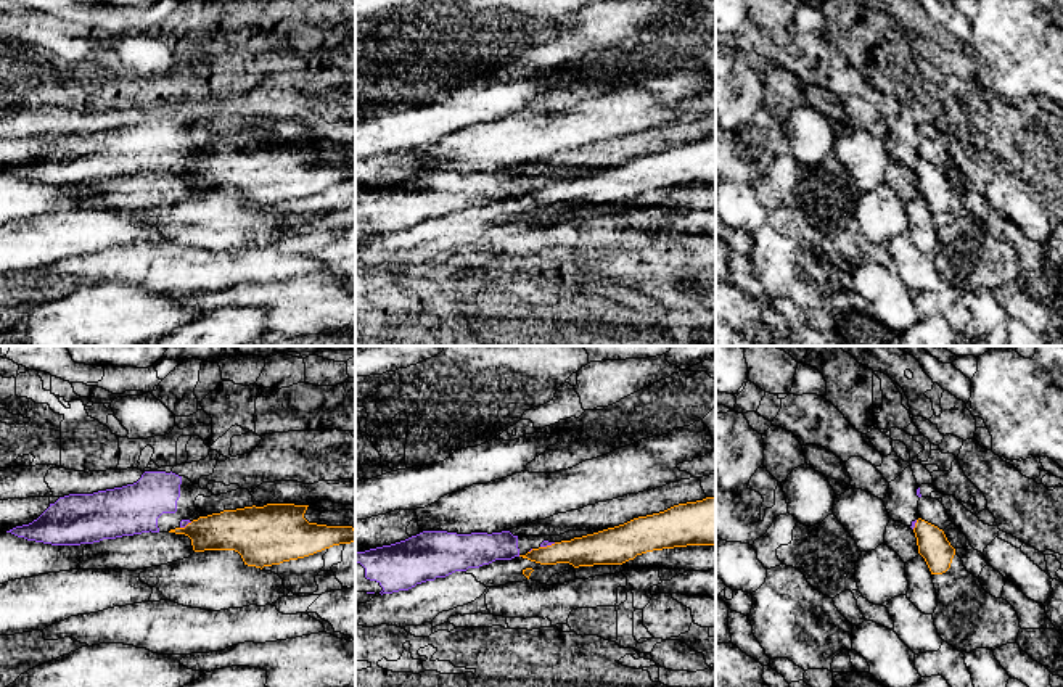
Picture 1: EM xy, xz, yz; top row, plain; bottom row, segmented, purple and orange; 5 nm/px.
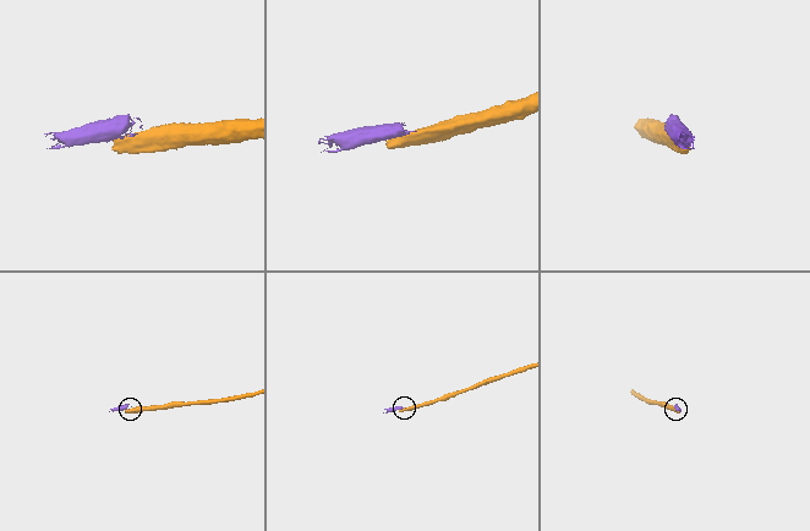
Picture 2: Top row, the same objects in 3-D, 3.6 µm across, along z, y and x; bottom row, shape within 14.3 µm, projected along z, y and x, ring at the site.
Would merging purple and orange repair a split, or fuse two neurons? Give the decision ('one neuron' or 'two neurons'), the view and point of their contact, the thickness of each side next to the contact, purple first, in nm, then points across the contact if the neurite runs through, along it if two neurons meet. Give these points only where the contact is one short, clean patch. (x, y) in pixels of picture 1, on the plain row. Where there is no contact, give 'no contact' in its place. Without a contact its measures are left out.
two neurons; contact xz (547, 184); calibres 30 and 160 nm; border xz (555, 182), (541, 187)

